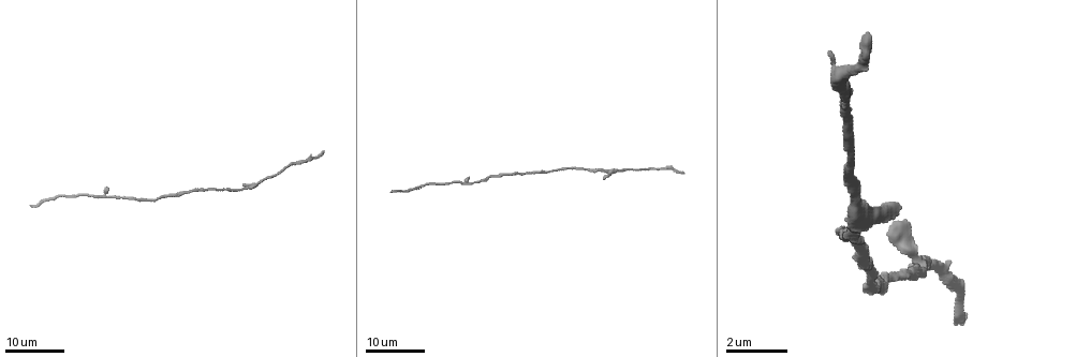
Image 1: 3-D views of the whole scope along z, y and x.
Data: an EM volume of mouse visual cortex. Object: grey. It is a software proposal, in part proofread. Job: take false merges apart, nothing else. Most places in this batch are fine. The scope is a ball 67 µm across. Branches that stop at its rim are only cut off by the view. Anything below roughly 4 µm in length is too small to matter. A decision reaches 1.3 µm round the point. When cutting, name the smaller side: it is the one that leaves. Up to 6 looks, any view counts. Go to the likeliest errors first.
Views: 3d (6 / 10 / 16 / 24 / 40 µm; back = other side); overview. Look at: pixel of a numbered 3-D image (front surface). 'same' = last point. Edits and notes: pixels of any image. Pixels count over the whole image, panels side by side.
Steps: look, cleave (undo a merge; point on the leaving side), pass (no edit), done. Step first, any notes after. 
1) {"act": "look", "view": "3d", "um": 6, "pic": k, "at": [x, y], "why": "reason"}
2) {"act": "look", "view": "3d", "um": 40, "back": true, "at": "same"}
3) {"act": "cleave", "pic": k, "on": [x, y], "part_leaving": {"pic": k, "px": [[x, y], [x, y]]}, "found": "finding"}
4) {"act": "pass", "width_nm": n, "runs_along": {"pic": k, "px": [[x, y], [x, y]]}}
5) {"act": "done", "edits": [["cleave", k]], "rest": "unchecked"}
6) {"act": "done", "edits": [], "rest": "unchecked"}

{"act": "look", "view": "3d", "um": 24, "pic": 1, "at": [542, 172]}

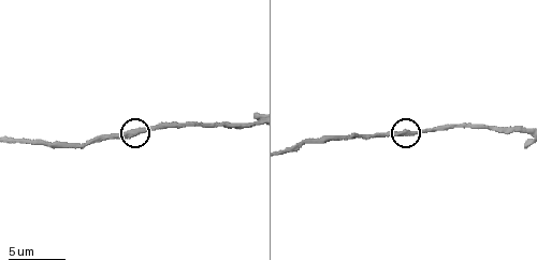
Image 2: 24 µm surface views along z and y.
{"act": "look", "view": "3d", "um": 6, "pic": 2, "at": [404, 133]}

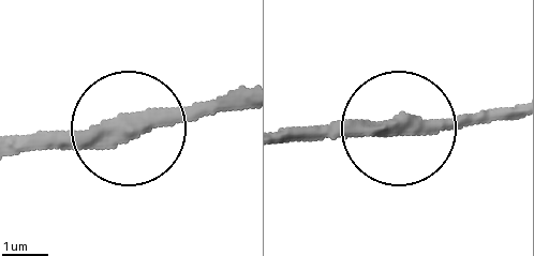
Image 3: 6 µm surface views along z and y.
{"act": "pass", "width_nm": 360, "runs_along": {"pic": 3, "px": [[401, 133], [508, 114]]}, "found": "all the same neuron"}

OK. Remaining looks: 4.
{"act": "look", "view": "3d", "um": 10, "pic": 2, "at": [75, 146], "why": "thick turns thin"}

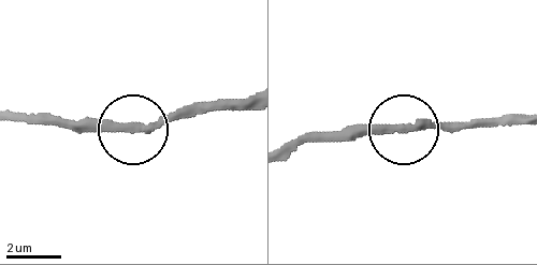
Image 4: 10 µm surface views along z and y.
{"act": "pass", "width_nm": 290, "found": "one neuron here"}

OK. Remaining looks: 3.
{"act": "look", "view": "3d", "um": 24, "pic": 1, "at": [244, 187], "why": "sudden change in width"}

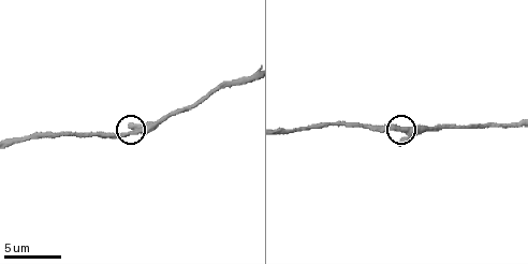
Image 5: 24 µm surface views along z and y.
{"act": "look", "view": "3d", "um": 10, "pic": 5, "at": [403, 129], "why": "zoom in"}

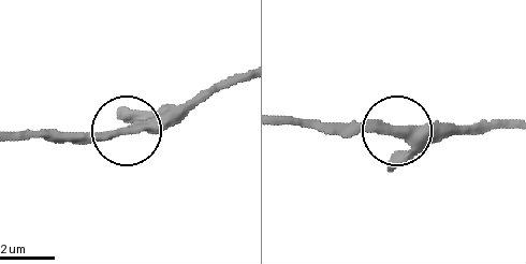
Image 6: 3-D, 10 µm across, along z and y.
{"act": "pass", "runs_along": {"pic": 6, "px": [[282, 121], [461, 128]]}, "found": "continuous, no second neuron"}

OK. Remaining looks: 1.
{"act": "done", "edits": [], "rest": "unchecked"}

